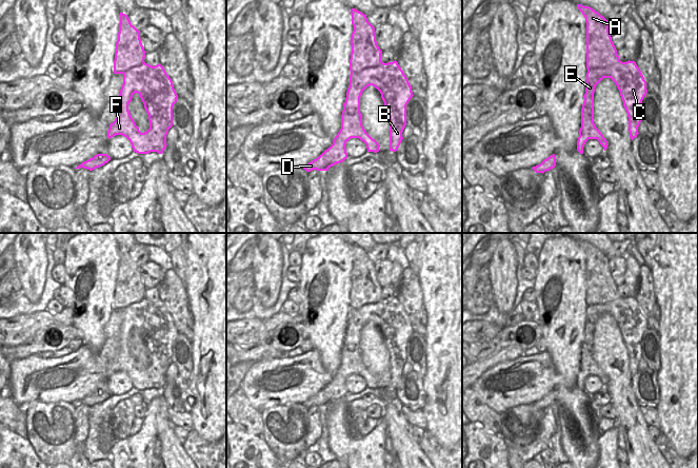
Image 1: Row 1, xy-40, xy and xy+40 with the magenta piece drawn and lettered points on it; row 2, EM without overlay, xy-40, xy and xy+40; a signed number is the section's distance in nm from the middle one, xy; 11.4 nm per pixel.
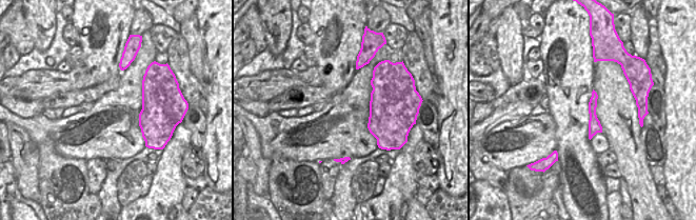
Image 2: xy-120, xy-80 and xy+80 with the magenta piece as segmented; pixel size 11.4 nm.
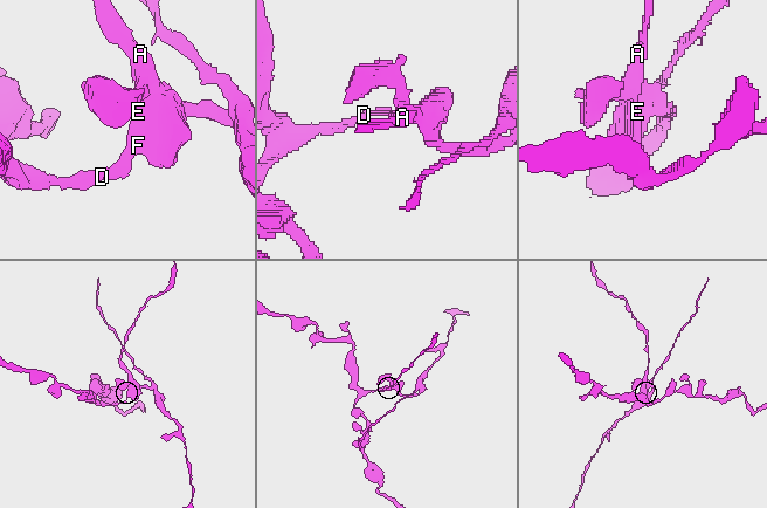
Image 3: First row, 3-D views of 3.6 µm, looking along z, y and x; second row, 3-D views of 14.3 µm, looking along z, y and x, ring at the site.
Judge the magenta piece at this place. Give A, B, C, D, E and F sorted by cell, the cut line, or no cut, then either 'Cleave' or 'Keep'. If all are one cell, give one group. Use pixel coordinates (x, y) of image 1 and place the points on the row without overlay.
Groups: A / B C D E F. Split along xy (380, 296), (377, 301), (367, 303), (351, 310). Cleave

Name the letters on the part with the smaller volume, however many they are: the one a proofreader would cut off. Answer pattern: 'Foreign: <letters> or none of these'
Foreign: A

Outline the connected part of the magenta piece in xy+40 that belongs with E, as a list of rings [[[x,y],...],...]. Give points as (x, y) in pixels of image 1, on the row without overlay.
[[[620,296],[612,303],[587,306],[586,324],[581,345],[581,364],[577,376],[577,387],[583,390],[583,383],[589,375],[597,375],[607,385],[607,377],[594,359],[594,329],[596,321],[603,315],[611,314],[617,321],[623,343],[629,353],[629,368],[633,376],[637,373],[638,363],[642,357],[641,339],[647,329],[646,317],[635,297]]]

